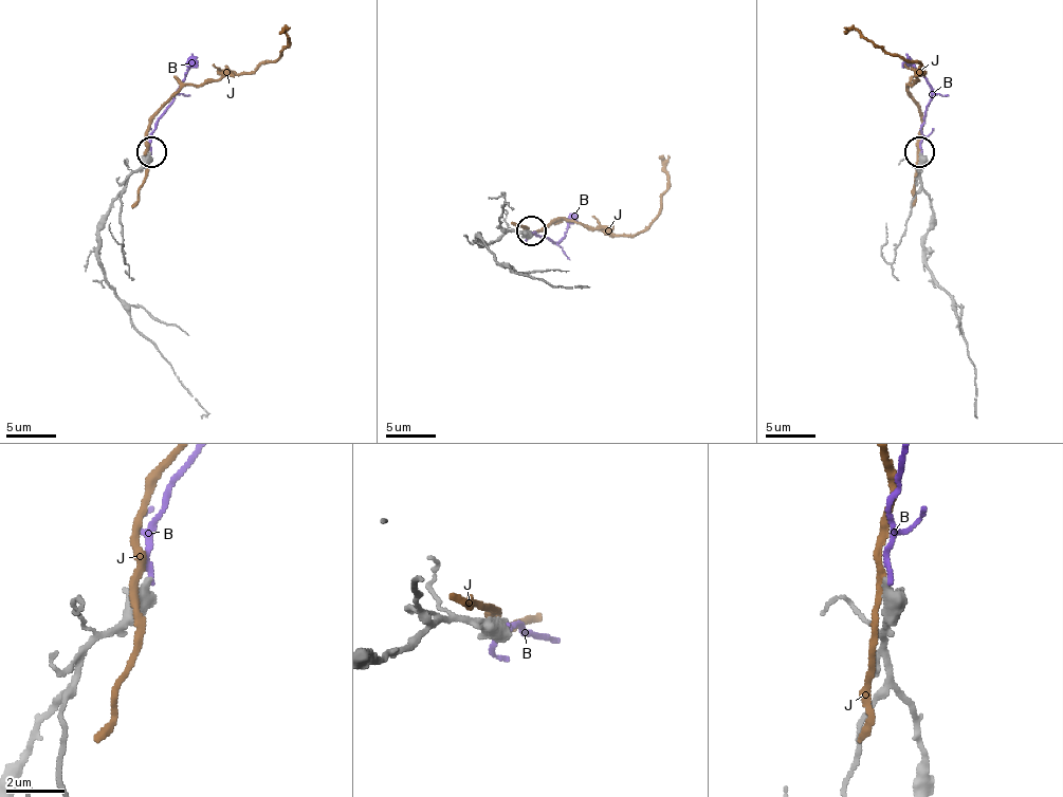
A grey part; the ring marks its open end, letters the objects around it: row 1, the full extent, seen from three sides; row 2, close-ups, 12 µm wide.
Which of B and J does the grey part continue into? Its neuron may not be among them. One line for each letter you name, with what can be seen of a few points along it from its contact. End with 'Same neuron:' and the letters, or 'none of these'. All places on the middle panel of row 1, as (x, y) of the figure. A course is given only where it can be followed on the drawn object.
Same neuron: none of these

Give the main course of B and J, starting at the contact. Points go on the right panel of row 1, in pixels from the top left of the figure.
B: (921, 152), (921, 132), (932, 88), (906, 53)
J: (919, 158), (921, 121), (909, 86), (923, 73), (923, 68), (901, 55), (884, 53), (857, 31), (844, 33)

